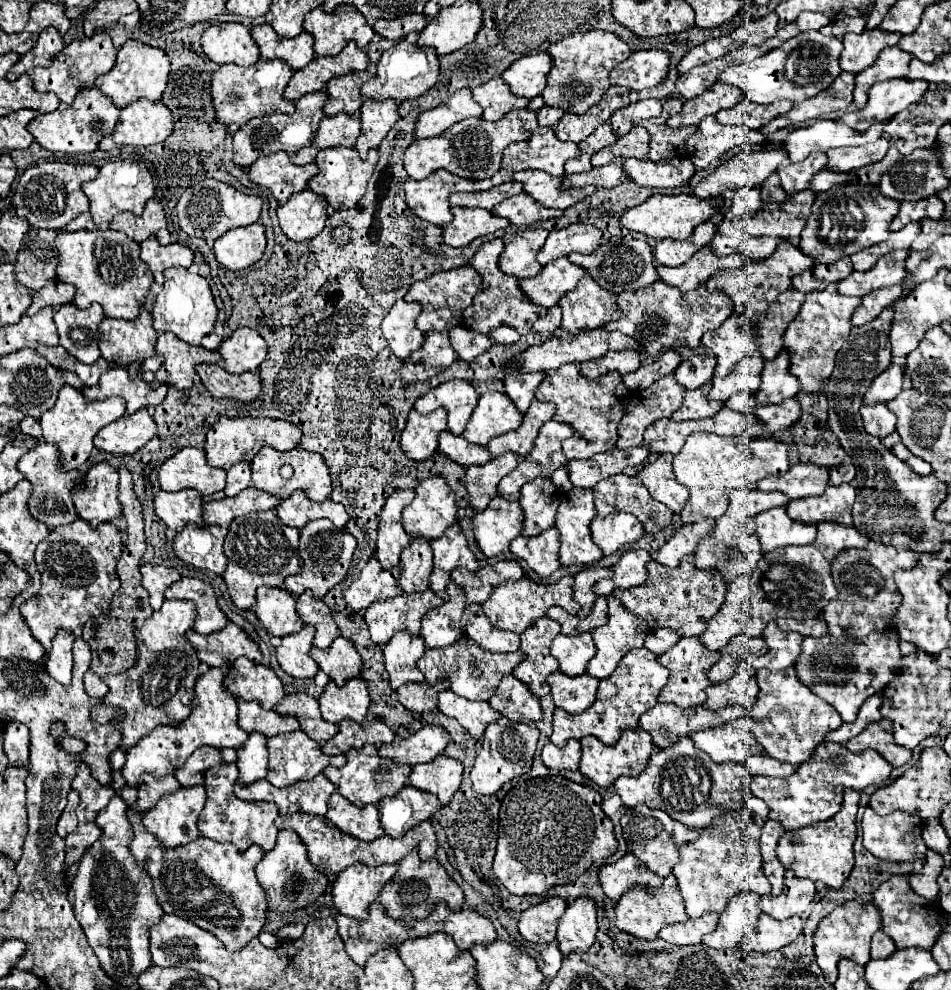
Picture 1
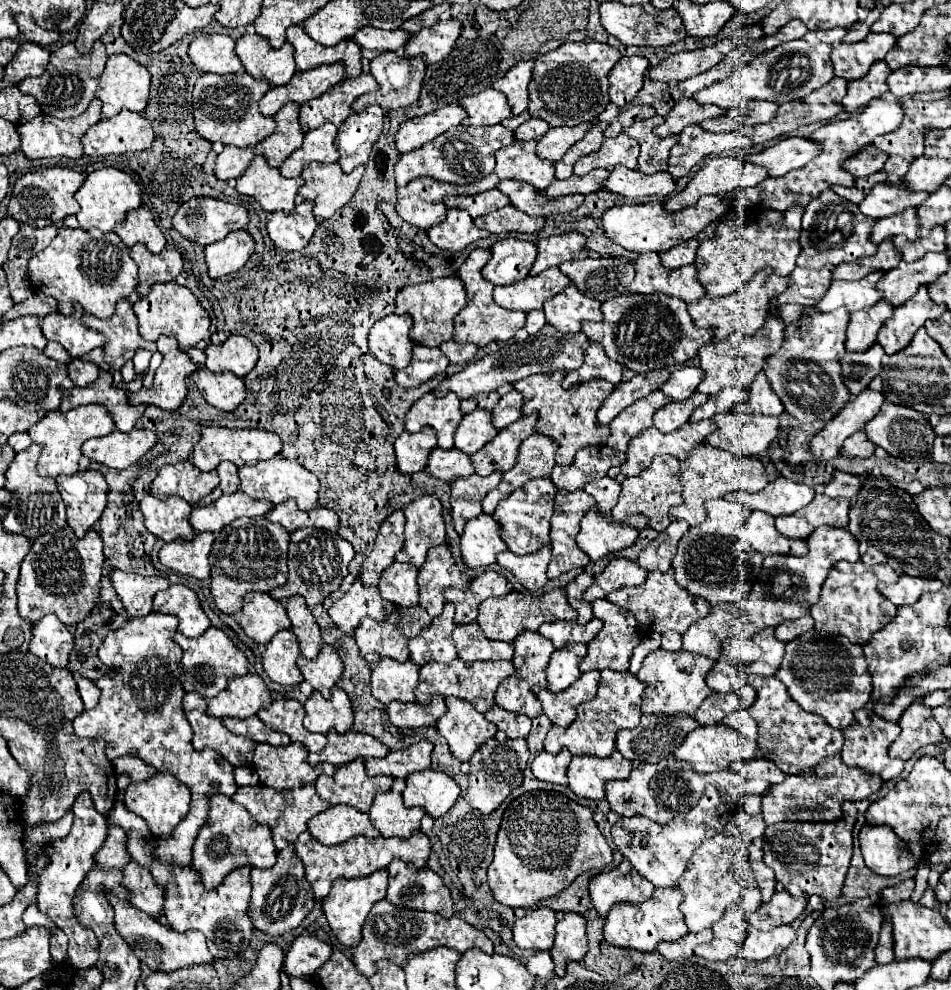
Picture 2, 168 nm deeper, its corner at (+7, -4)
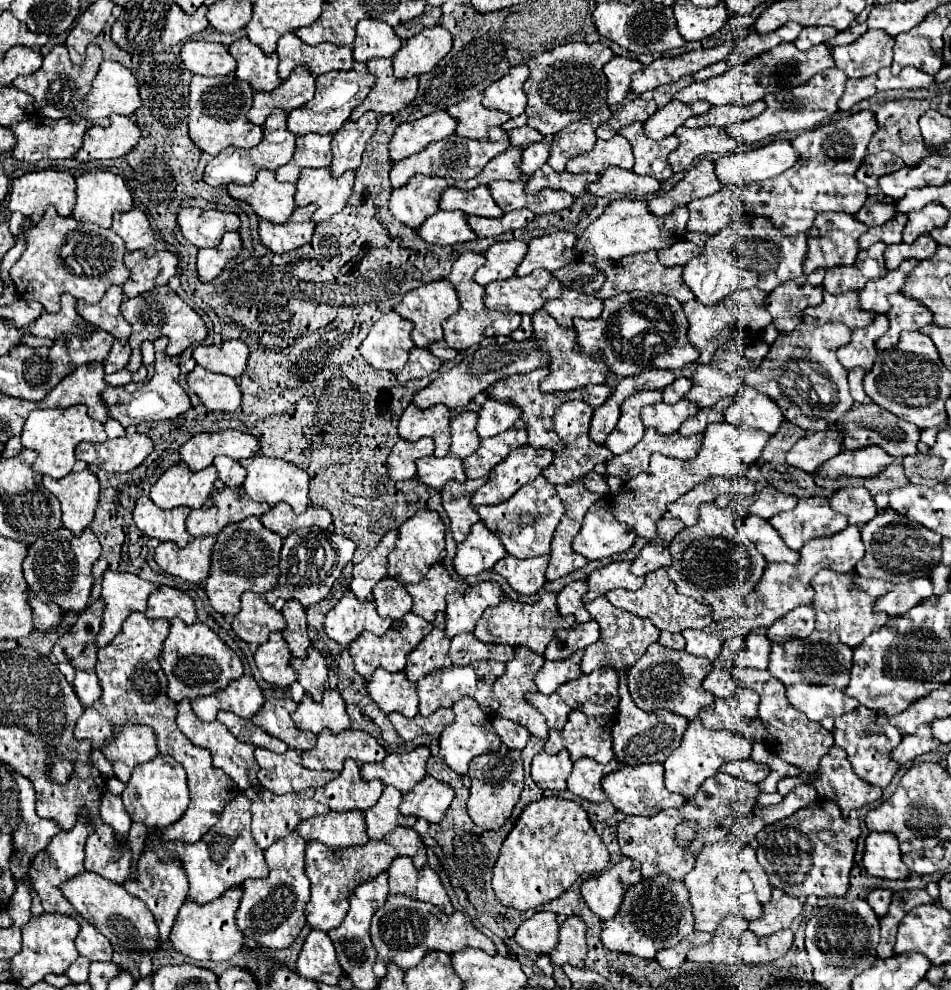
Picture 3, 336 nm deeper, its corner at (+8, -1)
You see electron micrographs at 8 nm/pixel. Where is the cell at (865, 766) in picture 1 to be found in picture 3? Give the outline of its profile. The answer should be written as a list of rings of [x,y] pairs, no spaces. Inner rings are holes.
[[[832,746],[830,752],[820,760],[818,772],[820,778],[812,780],[818,800],[834,800],[840,806],[844,818],[848,818],[850,810],[876,802],[882,796],[882,788],[864,784],[864,780],[852,772],[846,752],[838,746]]]

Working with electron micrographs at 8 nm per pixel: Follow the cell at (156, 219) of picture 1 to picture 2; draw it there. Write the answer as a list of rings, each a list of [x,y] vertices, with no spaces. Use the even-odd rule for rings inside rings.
[[[147,207],[127,211],[125,219],[115,225],[115,233],[127,247],[143,243],[151,253],[161,253],[165,249],[165,237],[155,225],[153,213]]]

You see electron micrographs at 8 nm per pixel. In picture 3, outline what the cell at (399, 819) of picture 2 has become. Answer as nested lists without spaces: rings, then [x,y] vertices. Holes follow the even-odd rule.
[[[386,786],[376,806],[366,810],[366,826],[368,826],[368,836],[372,840],[380,840],[396,826],[414,826],[418,818],[400,814],[398,810],[400,800],[402,800],[402,794],[396,788]]]

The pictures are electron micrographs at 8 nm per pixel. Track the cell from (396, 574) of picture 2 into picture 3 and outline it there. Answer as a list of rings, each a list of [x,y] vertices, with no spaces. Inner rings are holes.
[[[386,576],[372,590],[376,608],[380,616],[390,616],[392,620],[400,620],[412,608],[412,596],[408,596],[404,584],[396,584],[392,576]]]

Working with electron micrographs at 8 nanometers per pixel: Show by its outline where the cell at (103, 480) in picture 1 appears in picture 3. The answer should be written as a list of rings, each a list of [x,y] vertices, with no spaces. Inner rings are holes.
[[[86,468],[82,472],[70,472],[60,480],[44,476],[44,486],[60,500],[62,524],[72,530],[74,536],[80,536],[92,522],[98,506],[100,484],[96,474]]]

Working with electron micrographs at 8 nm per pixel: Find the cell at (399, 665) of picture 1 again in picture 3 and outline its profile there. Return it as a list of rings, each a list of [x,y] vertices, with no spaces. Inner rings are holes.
[[[378,668],[368,680],[370,698],[386,712],[400,712],[408,718],[418,714],[416,684],[408,682],[404,672],[388,672]]]

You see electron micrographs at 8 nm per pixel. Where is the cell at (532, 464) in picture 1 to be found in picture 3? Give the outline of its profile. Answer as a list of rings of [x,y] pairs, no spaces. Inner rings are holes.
[[[526,444],[524,448],[516,448],[516,452],[510,452],[508,458],[492,470],[492,474],[488,476],[488,484],[474,492],[472,506],[500,504],[508,500],[520,486],[540,476],[542,470],[552,464],[552,460],[554,454],[546,448],[532,448],[530,444]]]

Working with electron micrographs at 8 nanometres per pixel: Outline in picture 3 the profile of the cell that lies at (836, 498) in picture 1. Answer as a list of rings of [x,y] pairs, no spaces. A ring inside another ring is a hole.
[[[810,496],[798,500],[798,506],[790,512],[782,512],[768,520],[782,536],[788,548],[800,550],[802,544],[816,536],[828,536],[848,526],[848,518],[834,512],[828,498]]]

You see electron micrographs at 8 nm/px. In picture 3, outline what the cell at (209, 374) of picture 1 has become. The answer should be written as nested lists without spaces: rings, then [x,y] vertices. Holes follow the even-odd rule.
[[[196,366],[188,374],[188,386],[200,396],[200,400],[206,404],[208,410],[234,412],[236,408],[240,408],[242,392],[234,378],[214,374],[204,370],[202,366]]]

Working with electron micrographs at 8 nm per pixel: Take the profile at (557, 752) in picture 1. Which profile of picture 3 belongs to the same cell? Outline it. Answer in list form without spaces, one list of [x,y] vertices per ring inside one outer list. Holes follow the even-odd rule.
[[[544,750],[538,752],[532,760],[532,780],[540,788],[552,788],[552,790],[564,790],[566,778],[572,772],[572,760],[568,752],[560,750],[558,754],[550,756]]]

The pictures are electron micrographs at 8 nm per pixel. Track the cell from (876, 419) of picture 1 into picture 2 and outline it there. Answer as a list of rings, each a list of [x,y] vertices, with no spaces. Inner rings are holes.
[[[857,431],[857,435],[851,435],[849,439],[845,439],[845,447],[841,449],[841,453],[851,459],[867,459],[873,455],[873,451],[875,451],[873,443],[869,443],[865,439],[865,435],[861,435],[861,431]]]

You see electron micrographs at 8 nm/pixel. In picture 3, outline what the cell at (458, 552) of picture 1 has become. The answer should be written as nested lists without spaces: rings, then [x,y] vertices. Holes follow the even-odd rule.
[[[436,562],[420,584],[406,586],[410,596],[414,598],[412,612],[422,616],[428,622],[434,620],[436,612],[446,610],[446,596],[448,594],[454,594],[454,592],[464,594],[466,588],[468,586],[462,580],[450,576],[450,572],[446,570],[446,566],[442,562]]]

